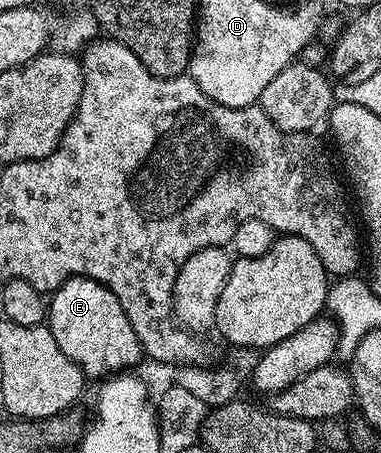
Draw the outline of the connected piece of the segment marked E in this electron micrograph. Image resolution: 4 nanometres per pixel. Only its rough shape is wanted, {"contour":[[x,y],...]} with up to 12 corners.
{"contour":[[86,275],[49,296],[48,326],[91,380],[144,352],[116,293]]}

